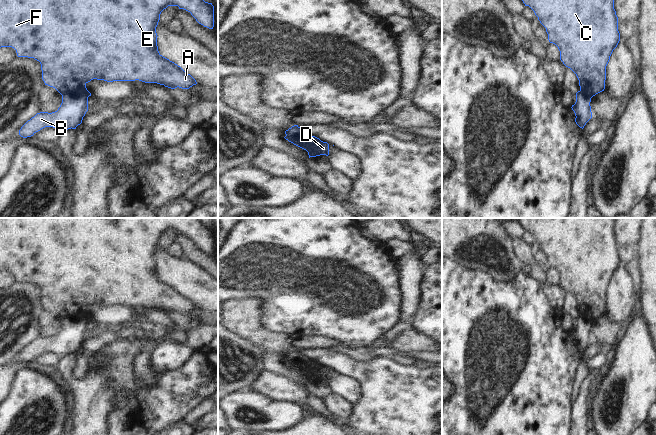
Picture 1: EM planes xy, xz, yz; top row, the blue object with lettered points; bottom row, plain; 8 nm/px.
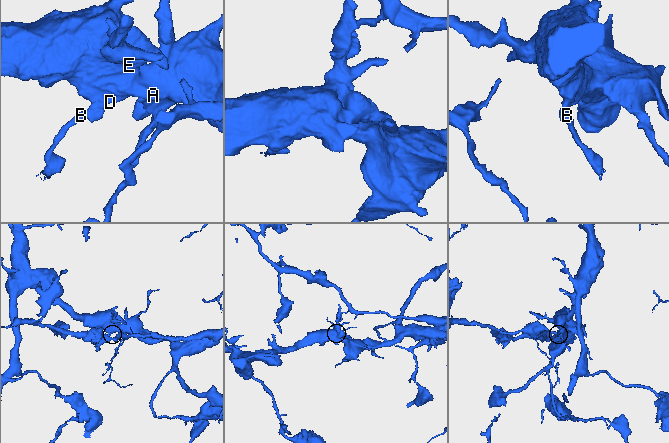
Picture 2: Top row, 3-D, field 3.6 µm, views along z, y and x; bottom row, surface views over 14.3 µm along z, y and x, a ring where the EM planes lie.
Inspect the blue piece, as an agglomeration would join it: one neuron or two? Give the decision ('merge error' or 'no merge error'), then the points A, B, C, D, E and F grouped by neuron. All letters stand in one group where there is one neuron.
merge error; A C D E F / B

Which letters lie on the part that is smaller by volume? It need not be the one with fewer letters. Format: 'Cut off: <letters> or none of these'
Cut off: B

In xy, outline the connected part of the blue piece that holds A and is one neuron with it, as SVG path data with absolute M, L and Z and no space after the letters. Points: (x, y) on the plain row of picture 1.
M0 218L0 272L12 271L16 274L18 281L34 282L39 285L45 309L55 312L61 319L71 317L89 321L91 317L87 314L86 308L93 303L107 306L139 304L145 307L157 307L171 313L177 311L189 313L197 308L196 304L158 275L156 251L161 236L168 230L178 230L179 233L190 236L204 251L209 253L214 251L214 230L212 227L205 226L199 218Z

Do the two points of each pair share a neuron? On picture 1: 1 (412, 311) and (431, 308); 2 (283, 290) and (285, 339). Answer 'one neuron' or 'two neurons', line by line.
1: two neurons
2: two neurons

